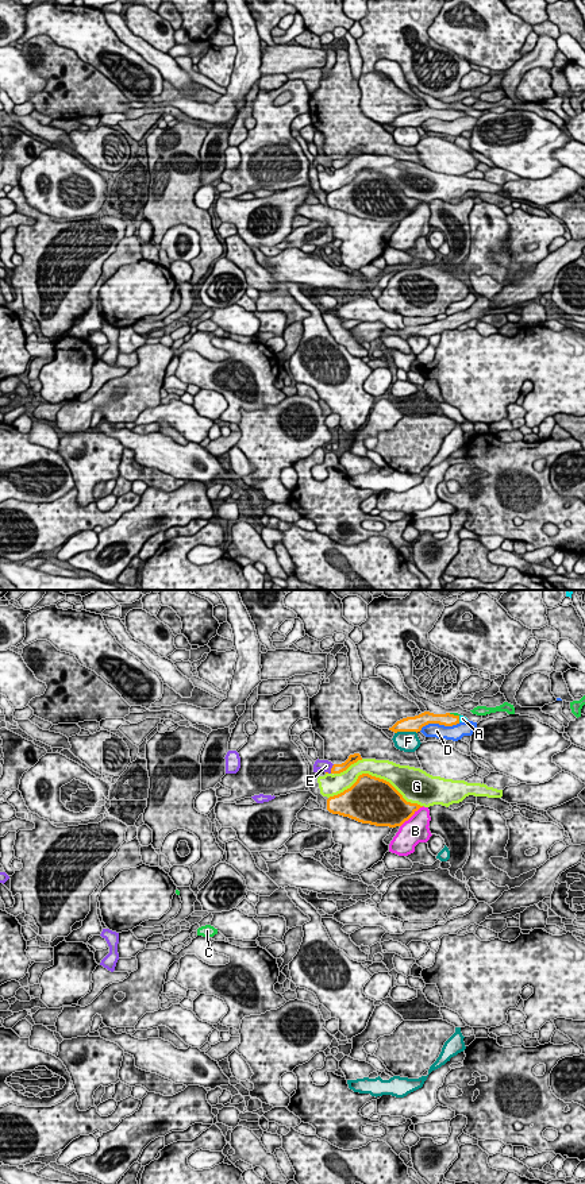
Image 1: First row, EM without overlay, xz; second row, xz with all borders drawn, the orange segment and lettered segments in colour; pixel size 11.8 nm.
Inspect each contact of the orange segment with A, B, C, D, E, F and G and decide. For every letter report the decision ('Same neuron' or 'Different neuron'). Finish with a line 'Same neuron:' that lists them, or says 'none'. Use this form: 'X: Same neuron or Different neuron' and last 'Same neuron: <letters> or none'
A: Same neuron
B: Different neuron
C: Different neuron
D: Different neuron
E: Different neuron
F: Different neuron
G: Different neuron
Same neuron: A

